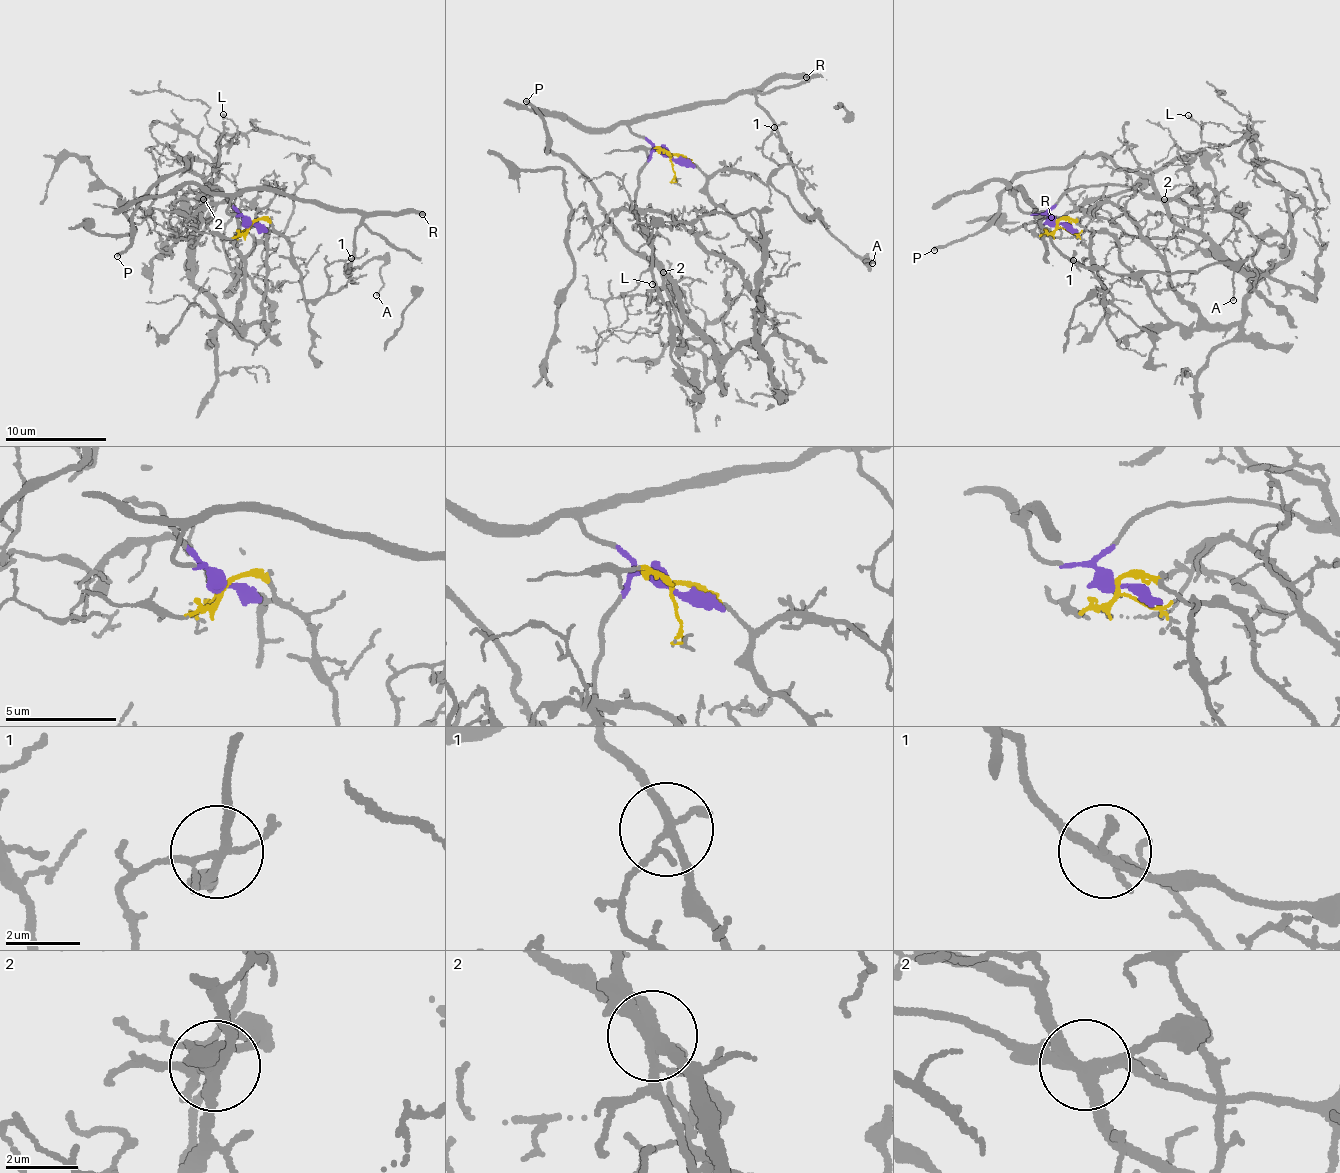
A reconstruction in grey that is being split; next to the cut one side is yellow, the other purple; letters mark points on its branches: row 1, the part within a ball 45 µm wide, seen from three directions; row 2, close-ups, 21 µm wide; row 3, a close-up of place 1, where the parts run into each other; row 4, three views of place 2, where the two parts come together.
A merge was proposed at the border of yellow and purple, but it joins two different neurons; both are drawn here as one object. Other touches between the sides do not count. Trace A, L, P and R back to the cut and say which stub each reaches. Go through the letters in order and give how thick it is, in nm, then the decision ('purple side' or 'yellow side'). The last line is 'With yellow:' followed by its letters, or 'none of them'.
A: 130 nm thick; purple side
L: 140 nm thick; yellow side
P: 220 nm thick; yellow side
R: 360 nm thick; purple side
With yellow: L, P

